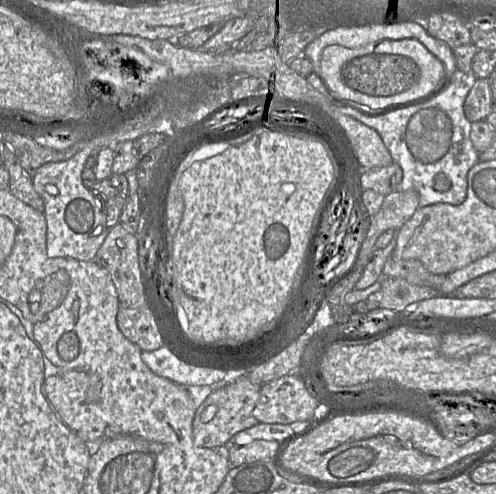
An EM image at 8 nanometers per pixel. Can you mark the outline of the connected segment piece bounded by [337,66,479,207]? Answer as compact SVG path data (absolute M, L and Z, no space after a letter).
M472 66L470 73L458 70L453 73L450 83L435 98L379 117L366 116L360 109L353 106L337 106L337 110L374 129L379 134L393 162L398 164L403 172L402 181L396 191L415 190L419 195L419 207L437 203L460 205L466 199L467 174L479 161L479 153L470 139L471 122L466 118L463 110L464 101L476 79L472 73Z

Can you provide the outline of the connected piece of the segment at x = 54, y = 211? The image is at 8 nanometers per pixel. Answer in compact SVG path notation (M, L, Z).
M84 146L66 161L42 165L31 178L34 190L44 202L48 257L92 261L107 236L109 229L106 226L104 211L97 198L83 185L82 181L87 153L88 147Z

